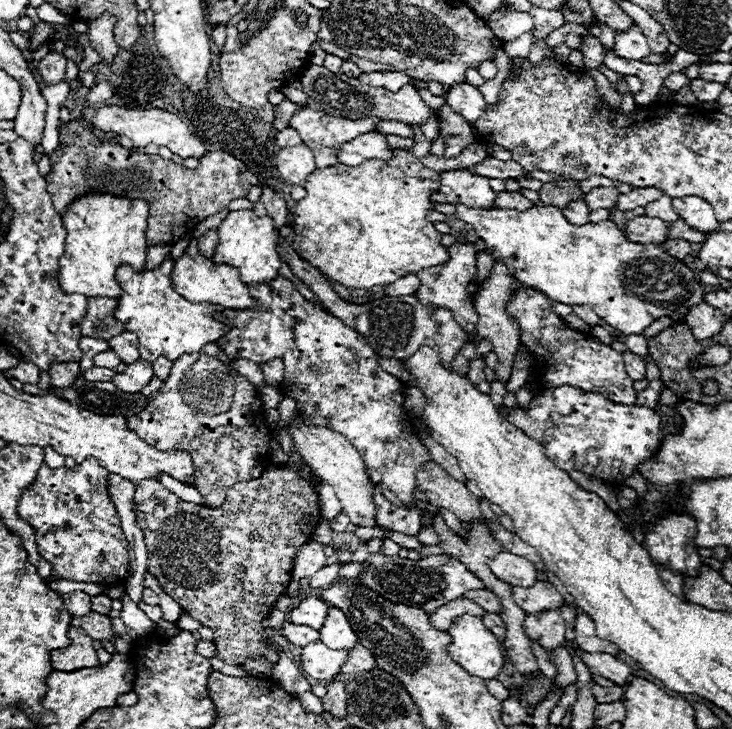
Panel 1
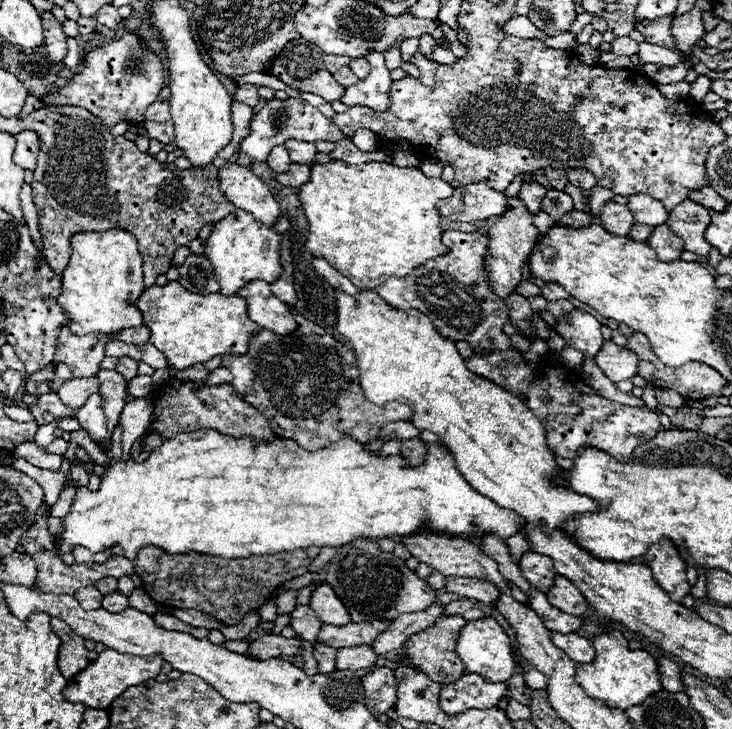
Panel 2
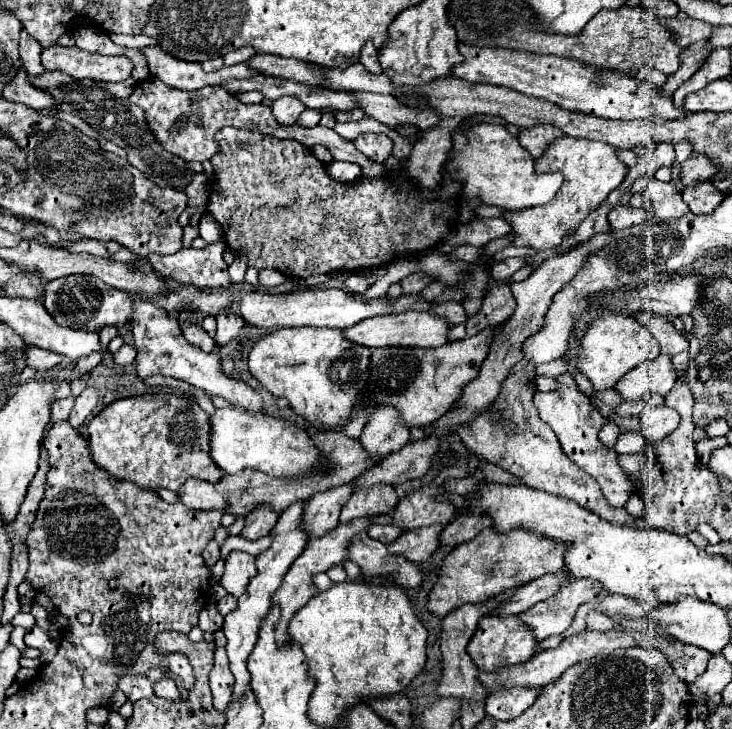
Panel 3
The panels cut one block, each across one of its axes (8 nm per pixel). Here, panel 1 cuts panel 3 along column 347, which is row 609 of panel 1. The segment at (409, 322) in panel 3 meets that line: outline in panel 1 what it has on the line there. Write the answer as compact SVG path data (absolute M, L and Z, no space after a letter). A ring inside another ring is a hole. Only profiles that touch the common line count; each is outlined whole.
M328 606L328 616L320 630L320 642L326 644L328 648L348 650L348 652L354 648L354 644L358 644L358 638L342 610Z

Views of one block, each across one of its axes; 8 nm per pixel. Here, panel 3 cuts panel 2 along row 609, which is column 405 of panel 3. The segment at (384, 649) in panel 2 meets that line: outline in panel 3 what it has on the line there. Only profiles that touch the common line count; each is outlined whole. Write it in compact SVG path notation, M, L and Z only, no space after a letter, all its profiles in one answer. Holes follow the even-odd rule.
M394 408L378 410L366 424L360 444L370 454L372 466L378 466L384 458L398 452L410 440L410 430L398 426L398 412Z

